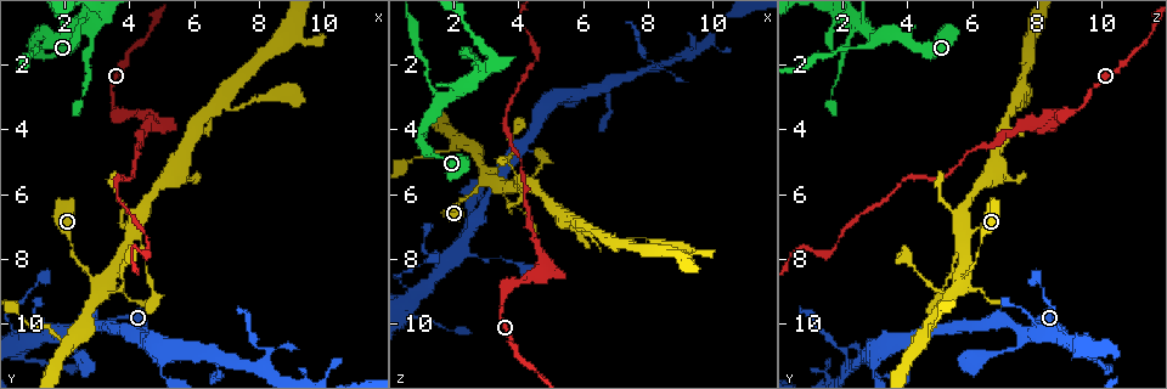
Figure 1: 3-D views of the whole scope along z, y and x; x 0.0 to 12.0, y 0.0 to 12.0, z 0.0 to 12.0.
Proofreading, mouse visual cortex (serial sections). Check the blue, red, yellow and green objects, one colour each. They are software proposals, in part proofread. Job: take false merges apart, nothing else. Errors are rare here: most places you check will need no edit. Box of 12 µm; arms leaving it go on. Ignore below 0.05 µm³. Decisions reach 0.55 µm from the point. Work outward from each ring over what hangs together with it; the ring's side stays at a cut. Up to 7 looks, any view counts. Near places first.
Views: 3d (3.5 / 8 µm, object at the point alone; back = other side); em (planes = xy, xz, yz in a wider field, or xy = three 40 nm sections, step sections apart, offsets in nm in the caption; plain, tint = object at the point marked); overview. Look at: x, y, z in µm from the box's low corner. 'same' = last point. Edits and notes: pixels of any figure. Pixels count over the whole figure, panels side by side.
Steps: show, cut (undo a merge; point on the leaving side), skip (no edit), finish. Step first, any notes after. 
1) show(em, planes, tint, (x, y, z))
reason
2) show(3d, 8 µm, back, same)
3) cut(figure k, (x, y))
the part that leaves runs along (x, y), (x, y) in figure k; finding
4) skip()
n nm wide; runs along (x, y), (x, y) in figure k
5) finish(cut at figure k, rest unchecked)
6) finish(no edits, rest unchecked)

show(3d, 3.5 µm, (3.7, 3.6, 8.9))
sharp bend

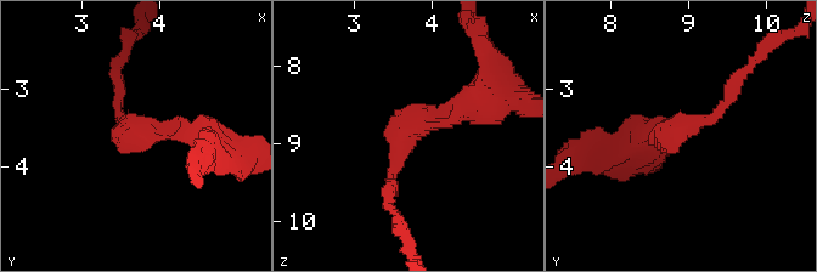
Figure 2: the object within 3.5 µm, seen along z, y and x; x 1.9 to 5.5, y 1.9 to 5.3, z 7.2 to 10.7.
show(em, xy, step 2, tint, (3.65, 3.55, 8.85))
arms of 150, 200 nm

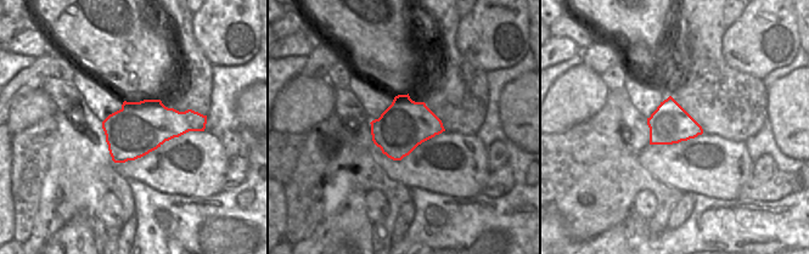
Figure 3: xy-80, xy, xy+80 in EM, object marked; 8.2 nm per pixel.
skip()
400 nm wide; runs along (390, 188), (403, 132), (480, 95) in figure 2; continuous, no second cell

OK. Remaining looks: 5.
show(3d, 8 µm, (3.1, 8.6, 5.6))
looks like a crossing

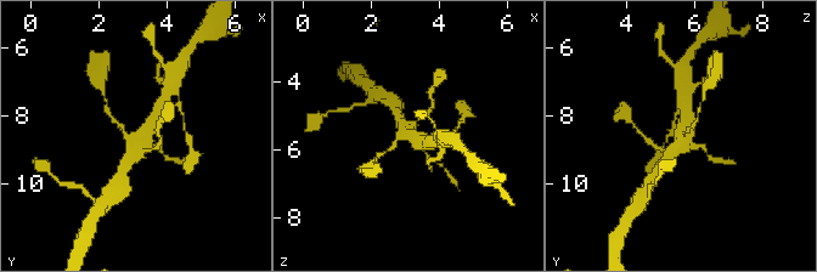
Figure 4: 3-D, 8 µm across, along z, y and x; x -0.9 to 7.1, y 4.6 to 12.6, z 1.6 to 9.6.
show(em, xy, step 2, tint, (3.0, 8.6, 5.7))
now the EM

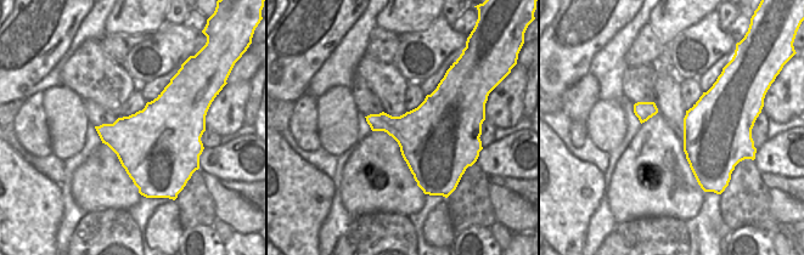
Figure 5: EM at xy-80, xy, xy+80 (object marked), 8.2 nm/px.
skip()
runs along (383, 152), (403, 136), (430, 142) in figure 4; continuous, no second cell

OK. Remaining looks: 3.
show(3d, 3.5 µm, (4.0, 7.1, 5.7))
thick turns thin

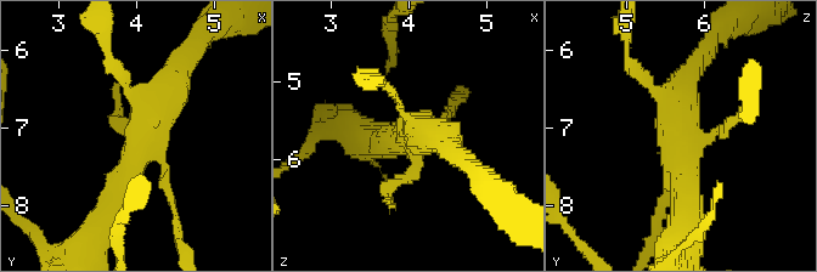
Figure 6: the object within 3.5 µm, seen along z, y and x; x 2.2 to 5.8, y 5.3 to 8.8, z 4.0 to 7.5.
show(em, xy, step 2, tint, (4.10, 7.15, 5.70))
need the tissue

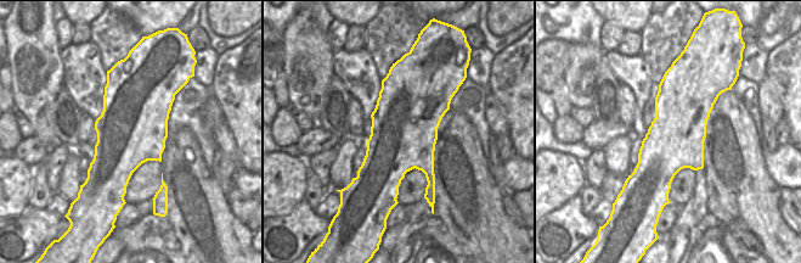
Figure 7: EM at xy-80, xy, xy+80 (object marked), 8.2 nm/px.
skip()
550 nm wide; runs along (111, 209), (178, 67) in figure 6; all the same cell

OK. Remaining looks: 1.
finish(no edits, rest unchecked)

